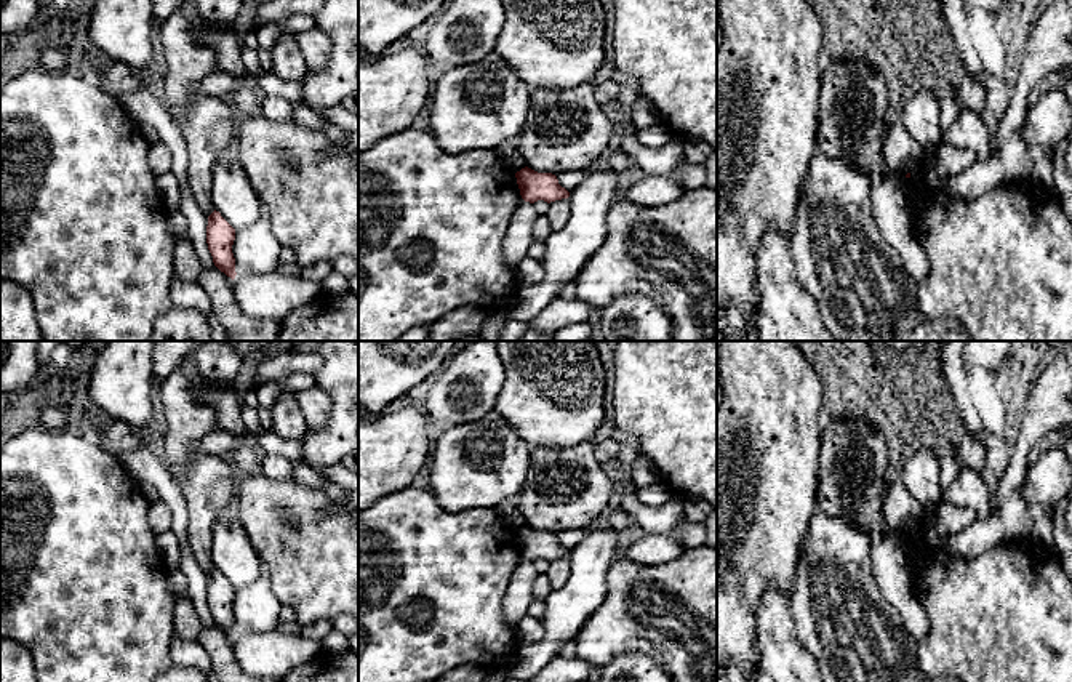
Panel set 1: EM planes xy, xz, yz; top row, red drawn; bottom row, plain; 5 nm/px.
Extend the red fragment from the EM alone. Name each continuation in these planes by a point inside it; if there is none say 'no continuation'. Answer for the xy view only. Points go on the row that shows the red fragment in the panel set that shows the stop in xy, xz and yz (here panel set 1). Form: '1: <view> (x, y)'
no continuation

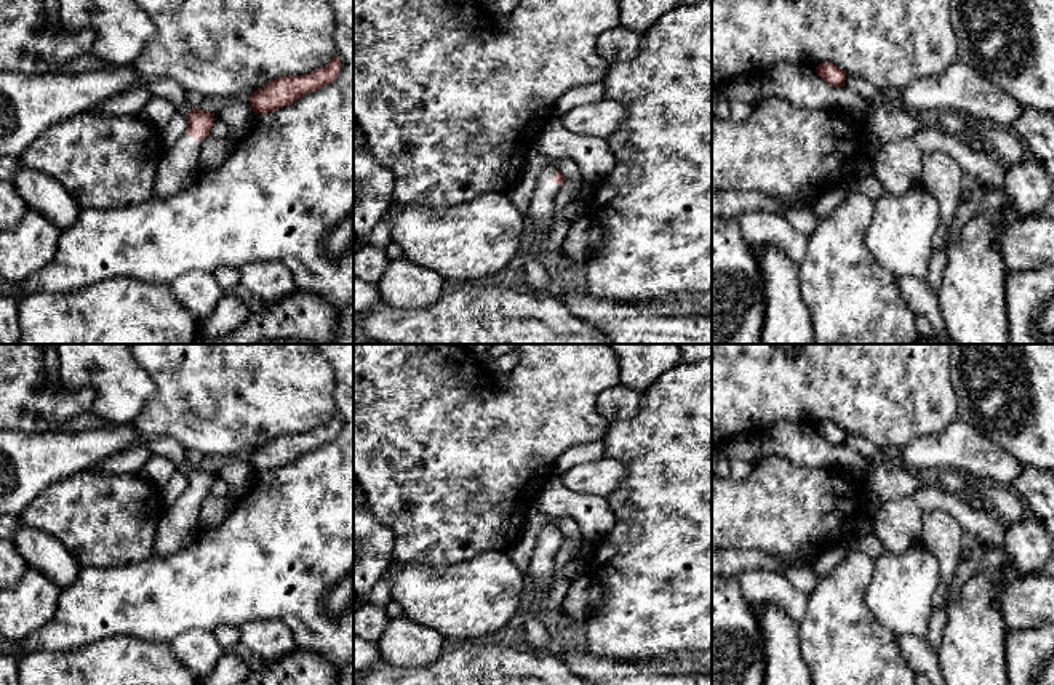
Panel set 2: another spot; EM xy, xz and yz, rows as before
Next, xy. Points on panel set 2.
1: xy (178, 167)

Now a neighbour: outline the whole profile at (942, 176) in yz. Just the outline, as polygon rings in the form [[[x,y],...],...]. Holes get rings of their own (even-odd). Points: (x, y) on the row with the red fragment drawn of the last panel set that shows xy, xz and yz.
[[[945,152],[924,154],[921,166],[921,184],[934,195],[940,206],[940,224],[932,238],[934,250],[940,250],[947,246],[953,214],[968,182],[960,165]]]

